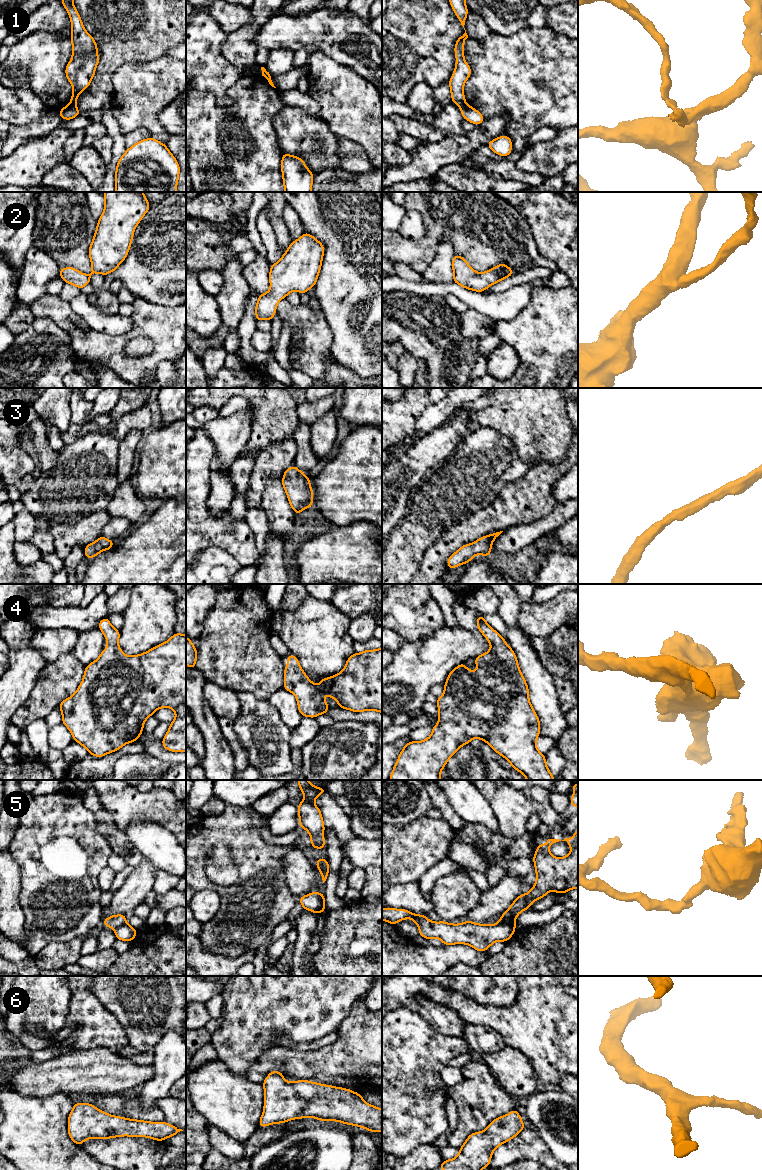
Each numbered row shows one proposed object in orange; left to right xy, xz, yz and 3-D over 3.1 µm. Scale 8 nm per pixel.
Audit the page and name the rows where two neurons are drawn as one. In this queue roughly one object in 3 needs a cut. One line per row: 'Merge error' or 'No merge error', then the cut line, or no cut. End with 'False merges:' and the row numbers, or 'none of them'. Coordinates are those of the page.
1: Merge error. Split along yz (465, 103), (460, 106)
2: No merge error. No split
3: No merge error. No split
4: No merge error. No split
5: Merge error. Split along xz (319, 893), (321, 912)
6: No merge error. No split
False merges: 1, 5

